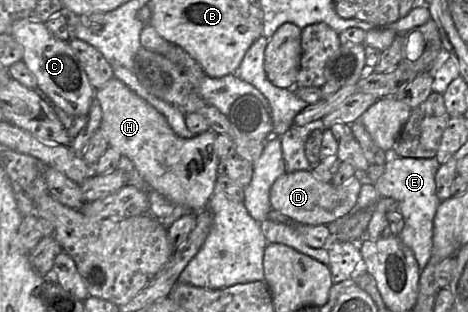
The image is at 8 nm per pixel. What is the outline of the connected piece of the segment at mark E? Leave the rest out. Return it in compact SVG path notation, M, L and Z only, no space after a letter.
M389 154L383 175L375 184L380 197L390 197L397 201L397 211L404 219L404 227L398 235L409 247L417 260L420 270L425 268L432 255L433 221L442 201L436 195L435 174L440 163L433 158L405 158Z

